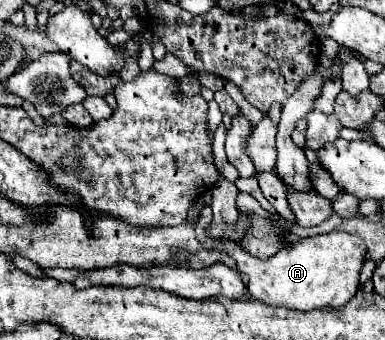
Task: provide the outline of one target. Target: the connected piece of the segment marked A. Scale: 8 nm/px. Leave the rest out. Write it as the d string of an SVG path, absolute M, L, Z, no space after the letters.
M341 231L299 239L297 243L279 249L279 253L269 259L257 259L237 247L229 249L231 257L237 261L239 271L247 275L247 289L251 299L271 307L279 305L299 311L311 311L325 305L345 305L355 295L365 251L367 247L361 237Z

